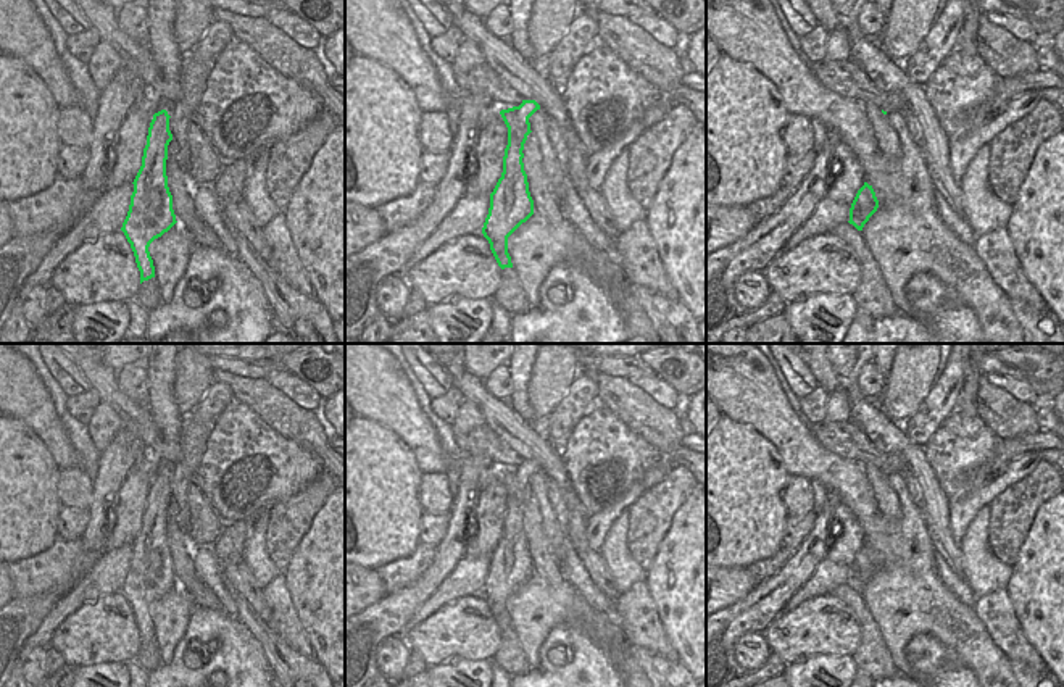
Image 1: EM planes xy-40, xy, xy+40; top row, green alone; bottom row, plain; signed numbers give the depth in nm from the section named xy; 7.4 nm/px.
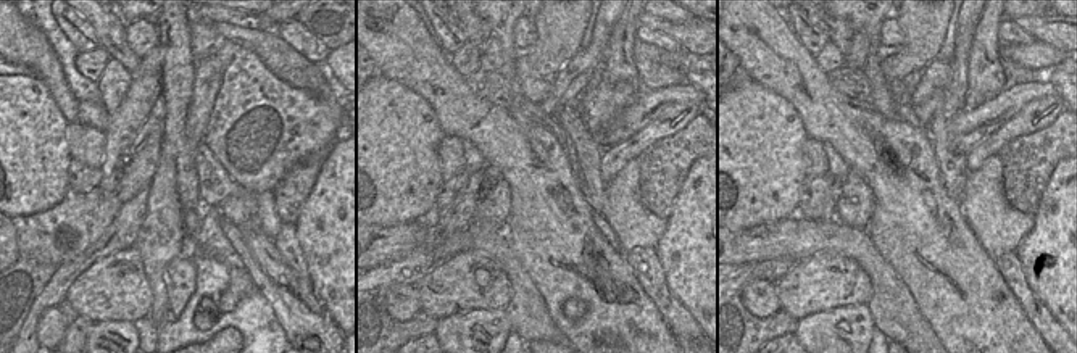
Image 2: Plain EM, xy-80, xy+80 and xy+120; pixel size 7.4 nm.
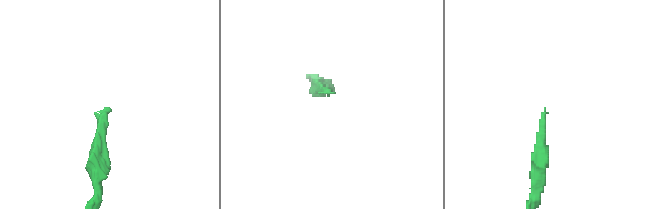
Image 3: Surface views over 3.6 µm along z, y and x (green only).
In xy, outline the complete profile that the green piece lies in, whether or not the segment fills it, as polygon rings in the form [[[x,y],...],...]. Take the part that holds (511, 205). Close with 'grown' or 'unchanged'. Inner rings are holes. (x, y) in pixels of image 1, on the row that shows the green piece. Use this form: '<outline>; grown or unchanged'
[[[487,63],[472,68],[466,76],[456,76],[456,82],[466,95],[487,95],[508,127],[503,173],[490,194],[482,234],[498,266],[513,268],[508,237],[534,214],[522,150],[532,132],[529,118],[540,110],[540,105],[535,100],[522,100]]]; grown

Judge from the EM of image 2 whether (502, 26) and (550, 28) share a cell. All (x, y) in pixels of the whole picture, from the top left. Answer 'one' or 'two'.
two

